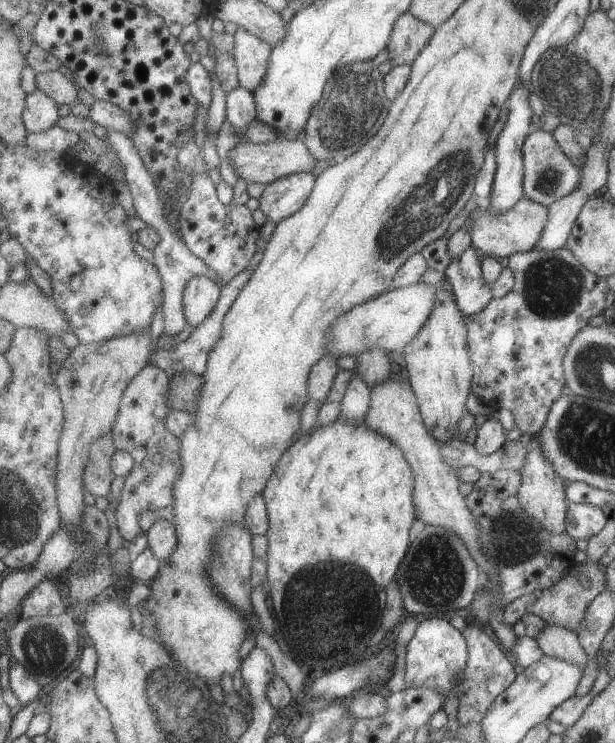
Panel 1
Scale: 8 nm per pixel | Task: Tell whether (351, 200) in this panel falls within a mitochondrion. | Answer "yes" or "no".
no

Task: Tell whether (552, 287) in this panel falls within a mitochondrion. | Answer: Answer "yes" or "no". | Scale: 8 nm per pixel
yes

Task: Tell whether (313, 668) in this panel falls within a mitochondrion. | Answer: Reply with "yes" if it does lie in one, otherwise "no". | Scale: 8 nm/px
no

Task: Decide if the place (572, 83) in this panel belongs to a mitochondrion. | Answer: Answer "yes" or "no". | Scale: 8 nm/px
yes

